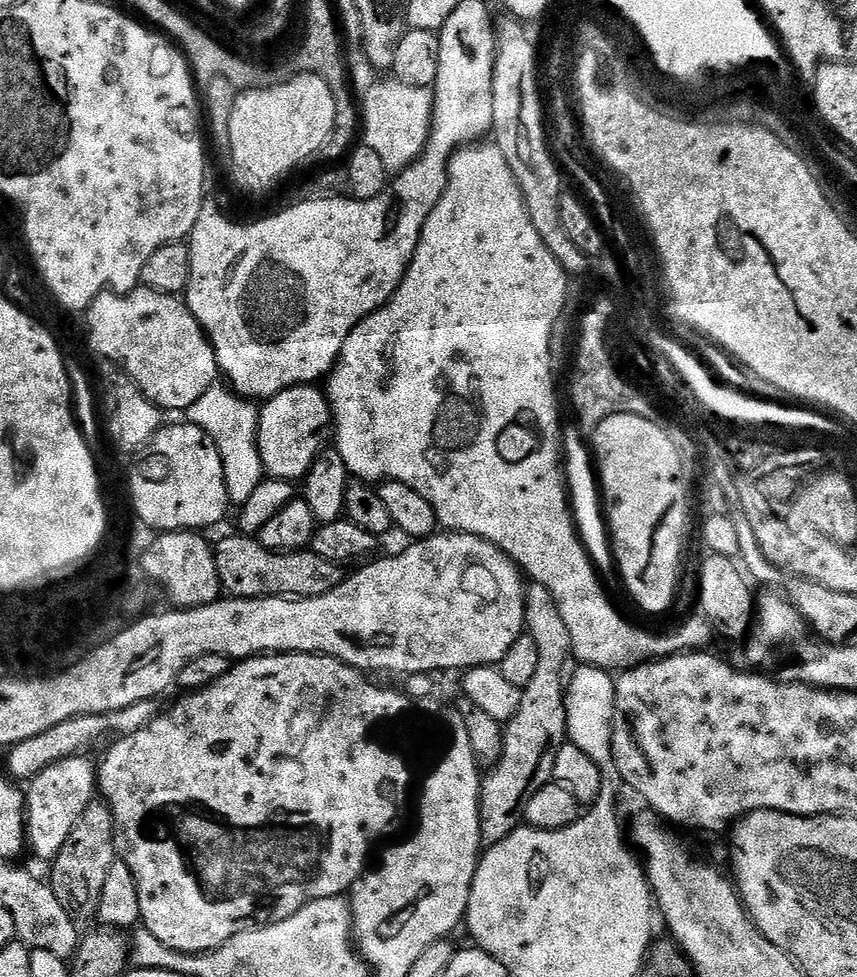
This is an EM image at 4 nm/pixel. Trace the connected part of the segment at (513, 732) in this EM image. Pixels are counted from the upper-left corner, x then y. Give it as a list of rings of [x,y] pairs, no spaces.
[[[529,583],[524,589],[524,627],[526,635],[534,638],[538,649],[538,667],[534,673],[534,679],[530,686],[522,689],[522,706],[518,706],[518,714],[504,725],[504,745],[502,746],[502,758],[481,779],[480,782],[480,843],[491,846],[502,842],[521,827],[526,802],[542,790],[552,780],[554,770],[554,758],[558,758],[558,750],[566,742],[567,722],[566,706],[564,705],[564,689],[566,687],[566,671],[568,660],[572,656],[572,643],[570,642],[570,630],[566,630],[566,621],[558,611],[558,602],[554,602],[554,594],[546,590],[546,586]]]

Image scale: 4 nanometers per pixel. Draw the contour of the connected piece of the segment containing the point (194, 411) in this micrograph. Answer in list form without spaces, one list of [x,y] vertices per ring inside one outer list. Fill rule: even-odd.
[[[217,382],[206,390],[206,394],[202,394],[202,398],[198,398],[198,402],[194,402],[194,406],[186,409],[186,420],[198,426],[214,442],[214,446],[218,446],[229,501],[236,506],[244,504],[266,476],[258,454],[260,408],[253,401],[237,396],[231,387]]]

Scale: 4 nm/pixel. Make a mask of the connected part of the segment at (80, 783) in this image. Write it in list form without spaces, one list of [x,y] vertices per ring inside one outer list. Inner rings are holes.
[[[77,754],[54,762],[54,766],[46,766],[33,776],[26,788],[27,799],[27,847],[40,860],[51,862],[66,846],[66,838],[70,838],[70,830],[82,818],[86,806],[94,803],[98,792],[98,768],[87,760],[87,755]]]

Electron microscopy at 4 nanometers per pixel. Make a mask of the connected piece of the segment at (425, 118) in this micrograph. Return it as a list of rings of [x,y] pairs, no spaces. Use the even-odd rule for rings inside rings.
[[[387,78],[376,84],[364,96],[362,104],[363,143],[378,153],[382,166],[390,174],[402,172],[419,160],[432,133],[432,88],[419,88],[399,84],[395,78]]]

